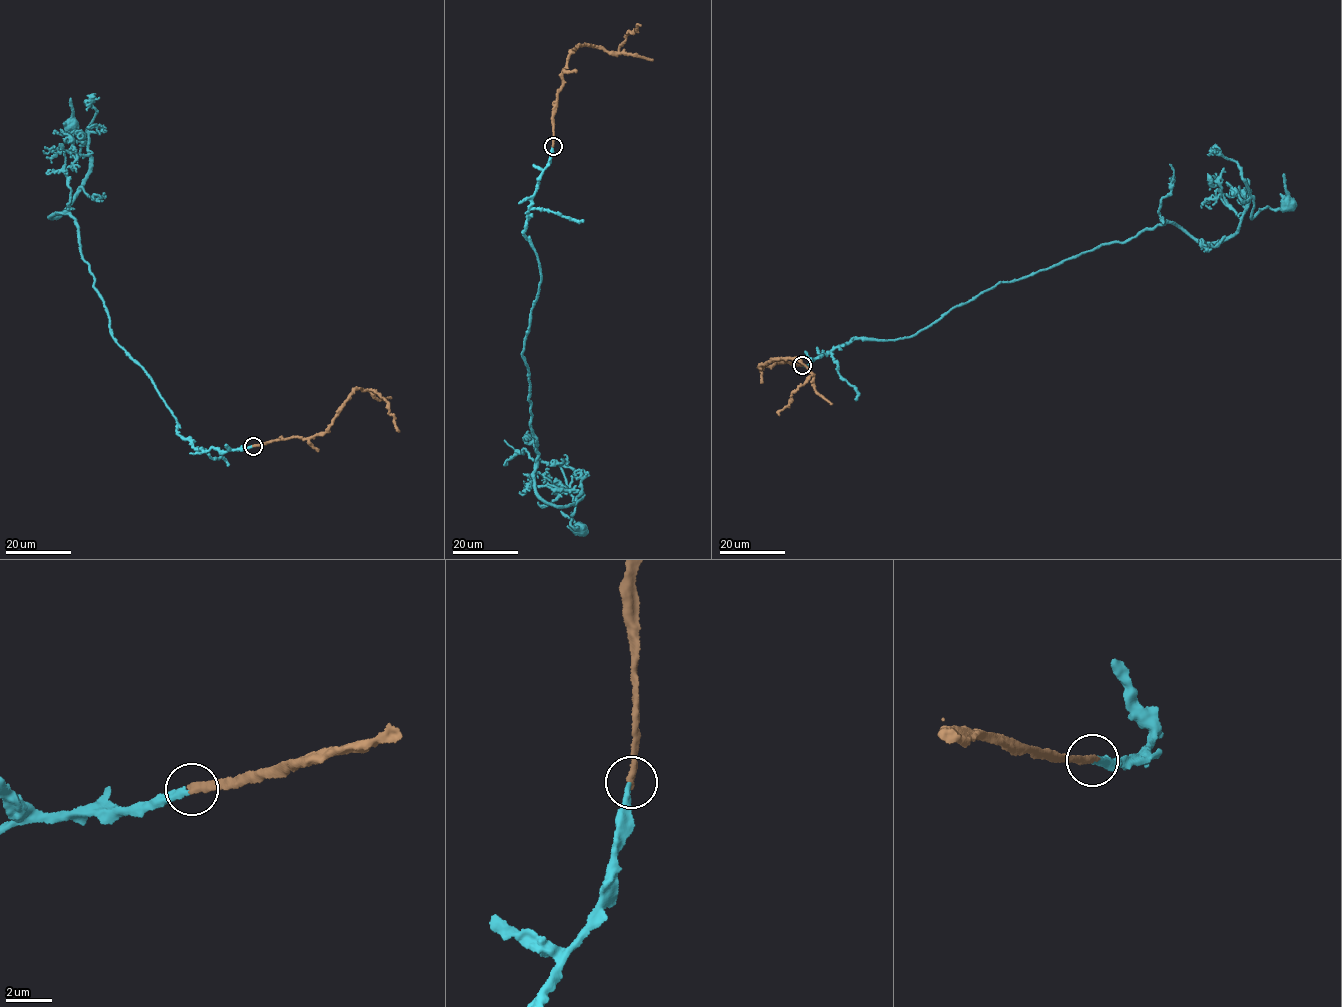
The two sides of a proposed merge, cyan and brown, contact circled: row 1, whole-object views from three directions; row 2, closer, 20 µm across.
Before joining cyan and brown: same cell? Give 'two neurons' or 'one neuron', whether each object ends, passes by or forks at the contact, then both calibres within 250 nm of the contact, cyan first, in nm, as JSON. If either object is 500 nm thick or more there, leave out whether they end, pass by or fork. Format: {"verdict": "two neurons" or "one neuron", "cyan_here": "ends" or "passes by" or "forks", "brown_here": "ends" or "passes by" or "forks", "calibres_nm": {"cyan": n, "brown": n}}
{"verdict": "one neuron", "cyan_here": "ends", "brown_here": "ends", "calibres_nm": {"cyan": 260, "brown": 340}}

